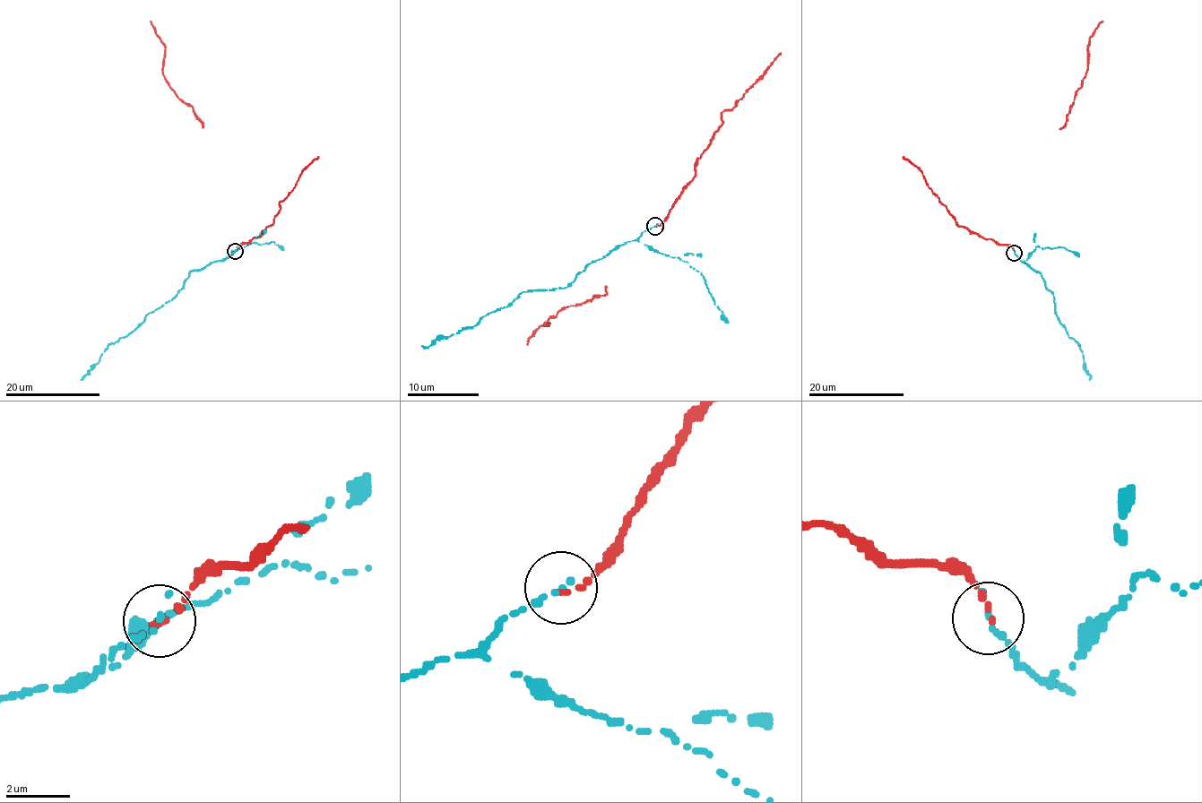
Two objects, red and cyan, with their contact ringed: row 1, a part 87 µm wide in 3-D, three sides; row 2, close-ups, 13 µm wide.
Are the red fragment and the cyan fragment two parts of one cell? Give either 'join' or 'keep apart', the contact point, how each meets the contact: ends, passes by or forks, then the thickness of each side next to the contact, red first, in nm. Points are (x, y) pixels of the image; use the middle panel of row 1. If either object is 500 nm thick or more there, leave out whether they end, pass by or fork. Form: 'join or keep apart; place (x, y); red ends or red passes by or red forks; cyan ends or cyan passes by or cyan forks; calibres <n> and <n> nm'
keep apart; place (655, 226); red ends; cyan ends; calibres 150 and 190 nm

